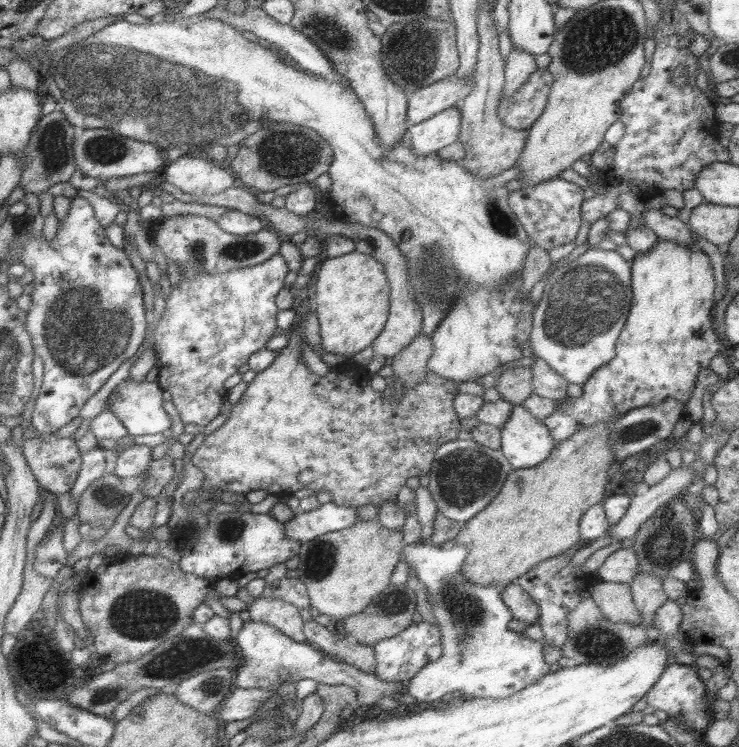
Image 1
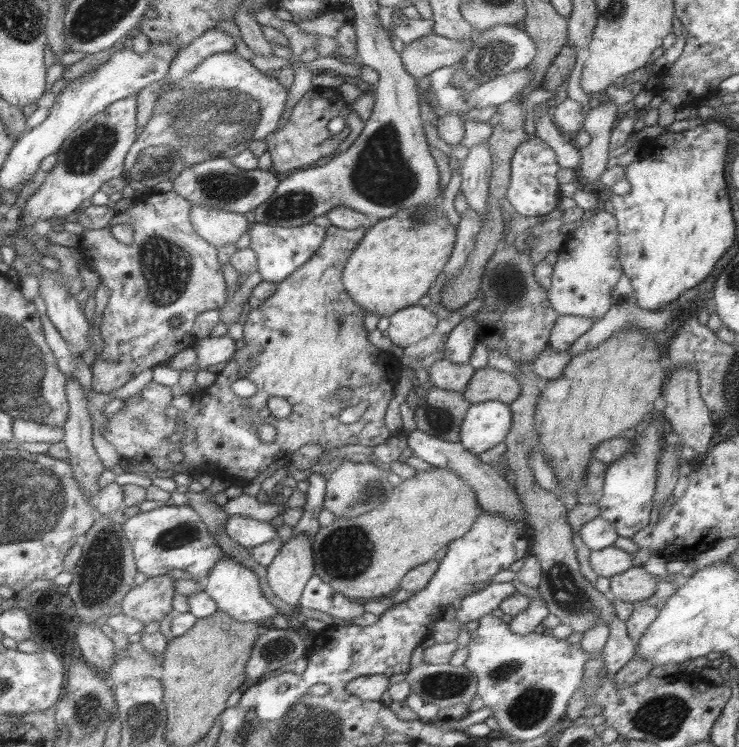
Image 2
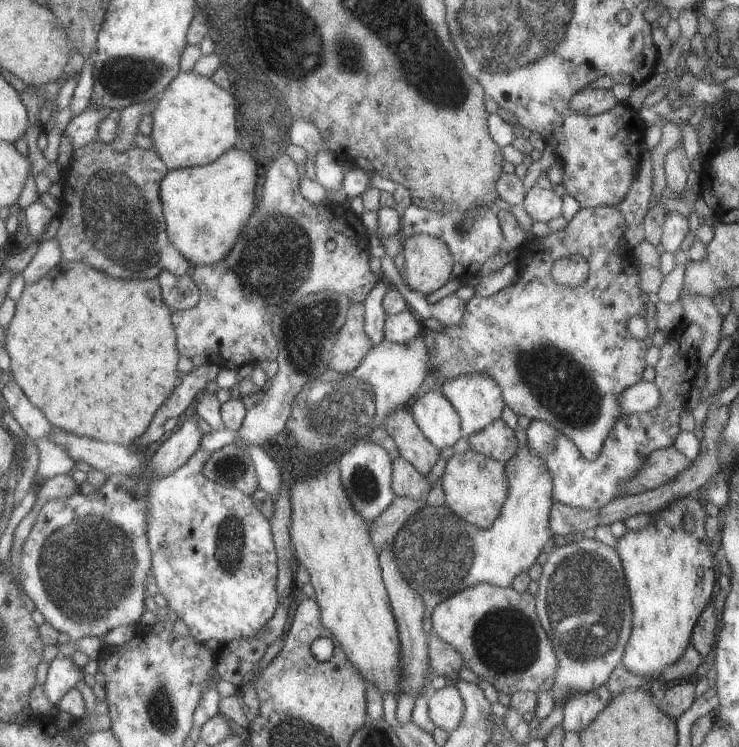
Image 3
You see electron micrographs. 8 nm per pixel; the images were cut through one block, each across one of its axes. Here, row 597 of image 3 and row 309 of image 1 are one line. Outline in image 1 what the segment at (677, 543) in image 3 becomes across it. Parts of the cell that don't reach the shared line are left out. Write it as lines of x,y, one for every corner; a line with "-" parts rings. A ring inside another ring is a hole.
660,238
658,244
656,244
651,252
636,254
635,258
631,261
631,285
633,288
634,300
631,304
631,311
628,313
626,324
616,341
616,356
608,362
608,364
604,364
604,366
597,368
587,382
582,384
582,396
576,399
570,397
566,398
566,400
560,402
560,404
556,406
556,410
552,412
548,418
544,418
543,423
550,429
552,442
562,442
566,440
568,436
572,436
577,430
580,430
580,428
592,426
600,422
612,422
612,420
616,420
616,418
619,419
634,408
664,403
668,397
678,400
684,407
688,405
694,394
692,390
695,388
694,384
696,384
698,372
700,372
702,368
709,368
710,360
712,360
712,358
720,352
720,348
722,348
722,344
718,336
716,336
716,332
712,325
712,307
715,307
714,290
716,288
713,274
714,270
708,255
701,250
697,250
694,246
690,249
684,246
684,244
678,244
678,242
672,242
672,240

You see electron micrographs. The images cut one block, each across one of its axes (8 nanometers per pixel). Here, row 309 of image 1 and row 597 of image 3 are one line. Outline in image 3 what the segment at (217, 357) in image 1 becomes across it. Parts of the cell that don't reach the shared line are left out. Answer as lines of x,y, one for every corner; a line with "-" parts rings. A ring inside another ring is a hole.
198,449
190,456
190,460
182,468
178,468
170,476
150,476
148,478
148,494
146,494
144,502
146,502
146,516
148,516
148,542
152,554
151,575
156,579
160,594
166,598
168,609
173,610
177,618
188,626
190,635
192,635
194,640
204,643
206,640
210,640
210,638
216,638
220,643
223,643
230,642
230,640
236,638
256,636
260,628
263,628
268,620
274,616
279,602
276,590
279,568
277,565
277,550
271,529
271,519
266,518
262,514
260,509
256,507
256,504
254,504
251,496
236,490
236,488
226,488
226,486
216,484
216,482
208,480
202,474
202,468
208,462
210,455
210,452

